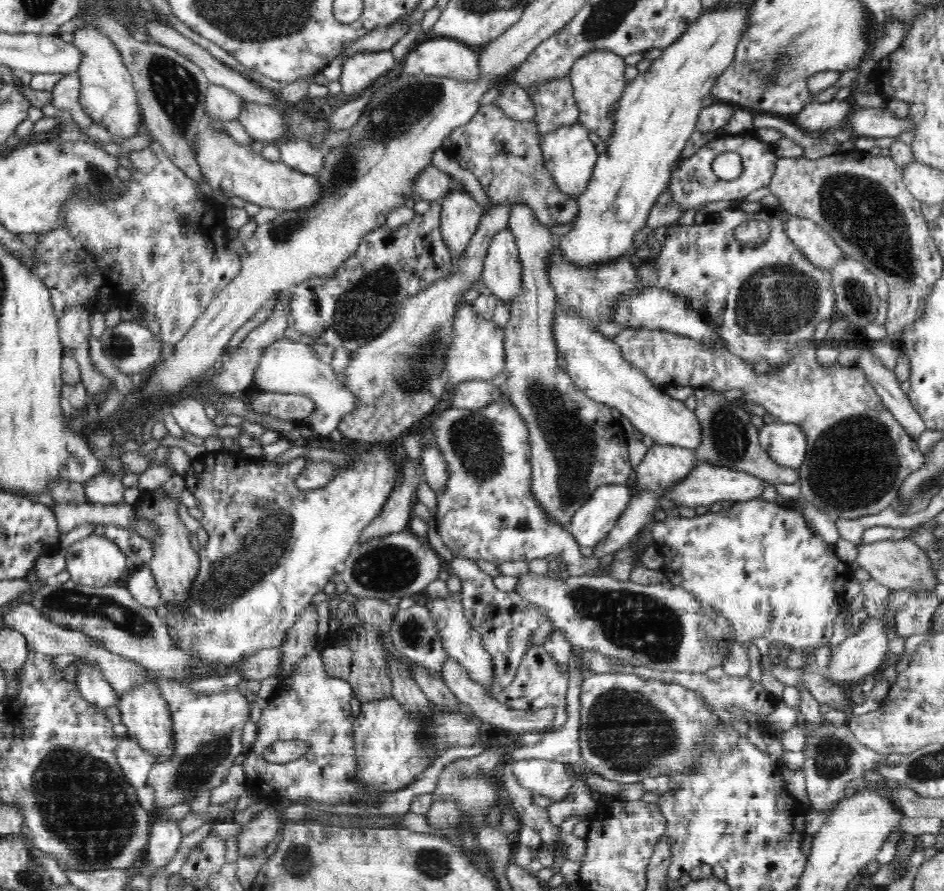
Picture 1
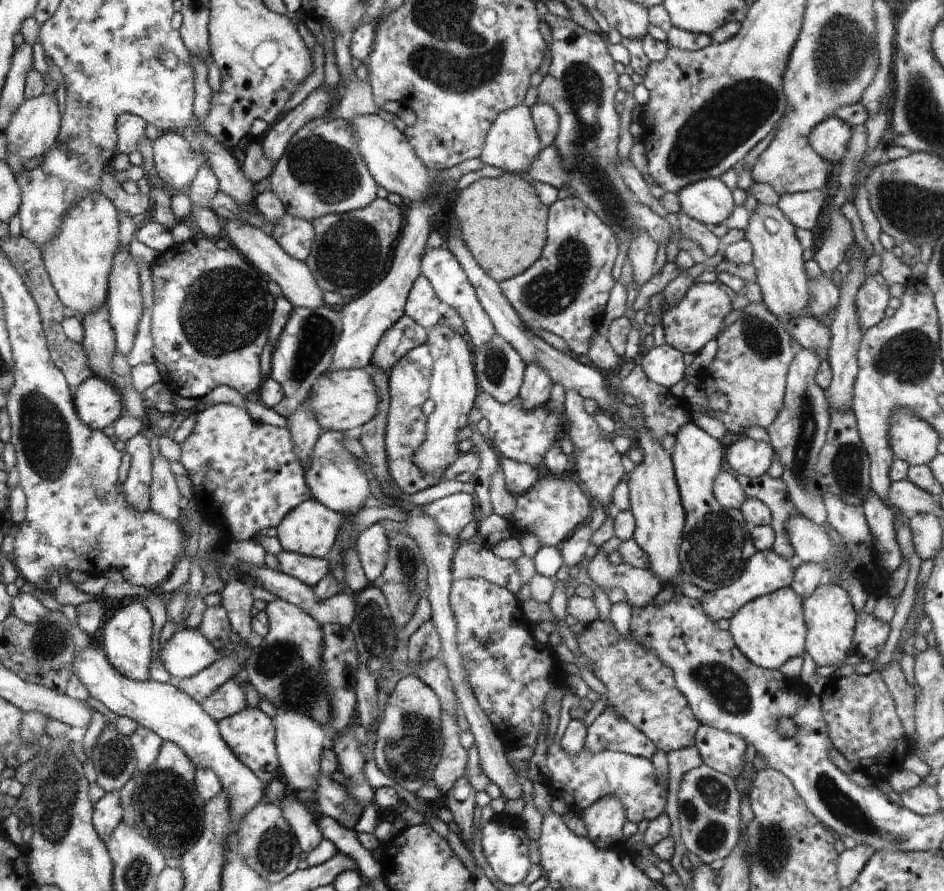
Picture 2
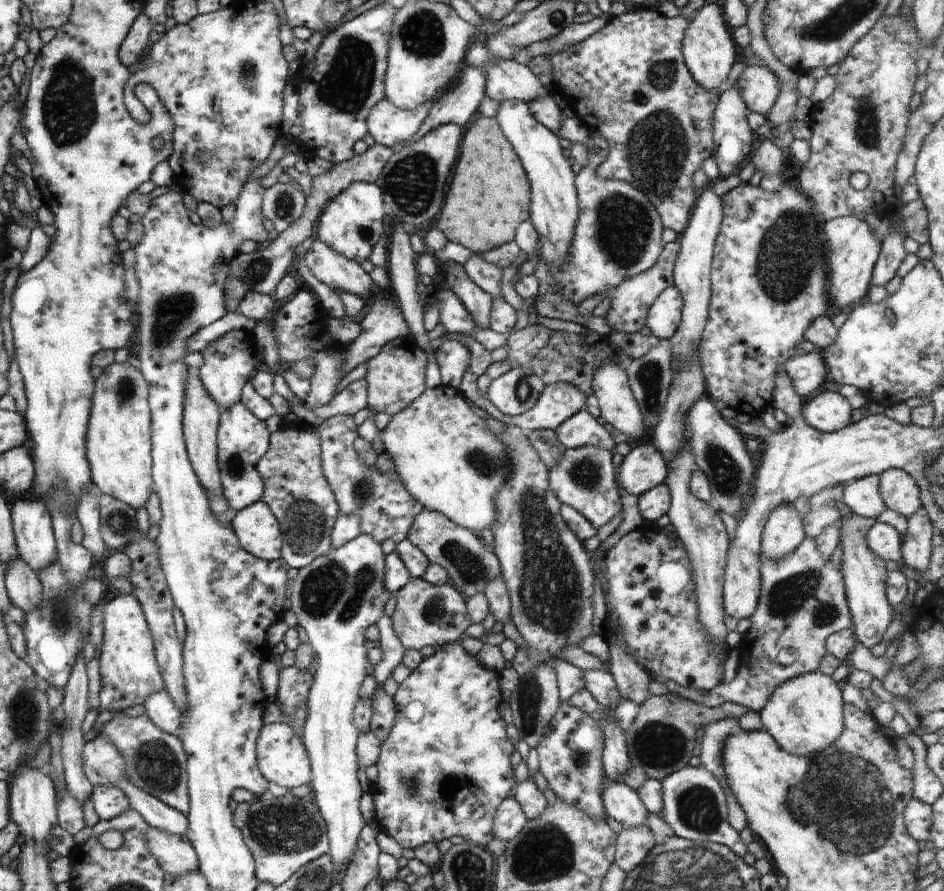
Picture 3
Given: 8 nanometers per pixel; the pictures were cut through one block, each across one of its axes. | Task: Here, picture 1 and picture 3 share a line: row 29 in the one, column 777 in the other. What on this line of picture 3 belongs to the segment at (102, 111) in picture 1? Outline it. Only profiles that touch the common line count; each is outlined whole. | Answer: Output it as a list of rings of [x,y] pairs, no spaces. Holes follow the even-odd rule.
[[[746,65],[739,78],[738,90],[749,112],[767,116],[780,94],[780,80],[768,67]]]

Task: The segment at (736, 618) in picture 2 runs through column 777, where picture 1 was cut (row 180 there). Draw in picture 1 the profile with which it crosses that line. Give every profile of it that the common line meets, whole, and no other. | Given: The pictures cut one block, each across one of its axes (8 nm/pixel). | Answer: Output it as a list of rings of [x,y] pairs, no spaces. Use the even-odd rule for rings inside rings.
[[[738,2],[732,8],[728,6],[704,10],[704,14],[696,22],[692,22],[676,42],[663,49],[659,58],[653,58],[647,72],[640,73],[633,82],[627,84],[615,114],[614,131],[607,142],[606,152],[600,154],[586,190],[577,197],[579,214],[576,216],[576,224],[571,232],[559,236],[557,250],[564,260],[578,268],[608,264],[627,257],[628,248],[637,245],[639,238],[645,233],[654,204],[669,185],[672,166],[680,160],[682,150],[696,131],[698,114],[703,108],[702,101],[711,94],[716,80],[728,70],[734,60],[736,47],[747,21],[747,12],[752,5],[753,2]]]

